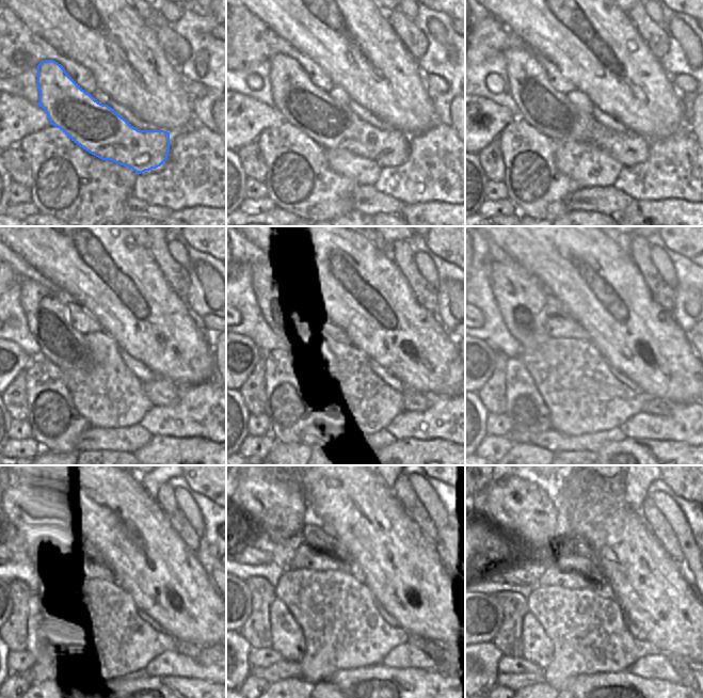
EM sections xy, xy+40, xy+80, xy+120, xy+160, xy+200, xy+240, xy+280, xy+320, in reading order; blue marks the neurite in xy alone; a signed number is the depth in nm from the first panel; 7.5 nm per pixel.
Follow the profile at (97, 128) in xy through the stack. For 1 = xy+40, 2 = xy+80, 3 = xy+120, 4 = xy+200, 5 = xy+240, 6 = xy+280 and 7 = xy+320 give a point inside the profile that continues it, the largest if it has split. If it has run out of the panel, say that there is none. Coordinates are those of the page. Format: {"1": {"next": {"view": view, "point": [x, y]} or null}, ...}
{"1": {"next": {"view": "xy+40", "point": [333, 126]}}, "2": {"next": {"view": "xy+80", "point": [549, 111]}}, "3": {"next": {"view": "xy+120", "point": [46, 312]}}, "4": {"next": {"view": "xy+200", "point": [521, 297]}}, "5": {"next": {"view": "xy+240", "point": [43, 527]}}, "6": {"next": {"view": "xy+280", "point": [266, 494]}}, "7": {"next": {"view": "xy+320", "point": [524, 505]}}}

